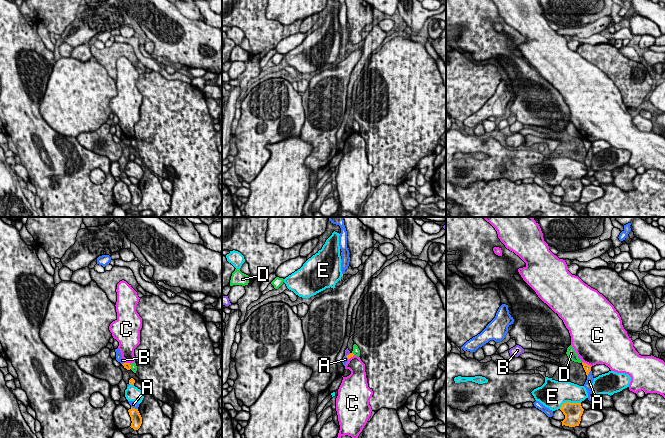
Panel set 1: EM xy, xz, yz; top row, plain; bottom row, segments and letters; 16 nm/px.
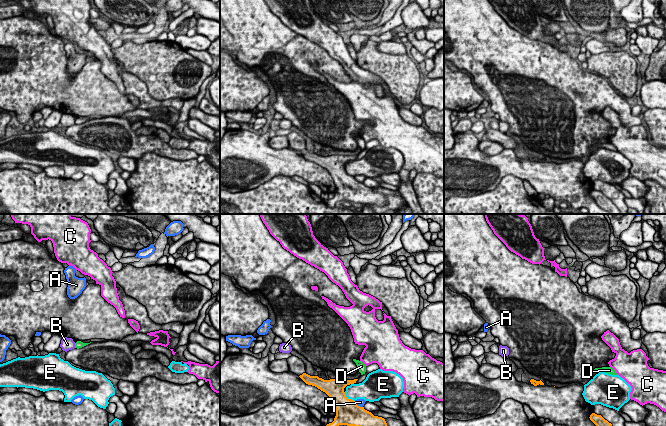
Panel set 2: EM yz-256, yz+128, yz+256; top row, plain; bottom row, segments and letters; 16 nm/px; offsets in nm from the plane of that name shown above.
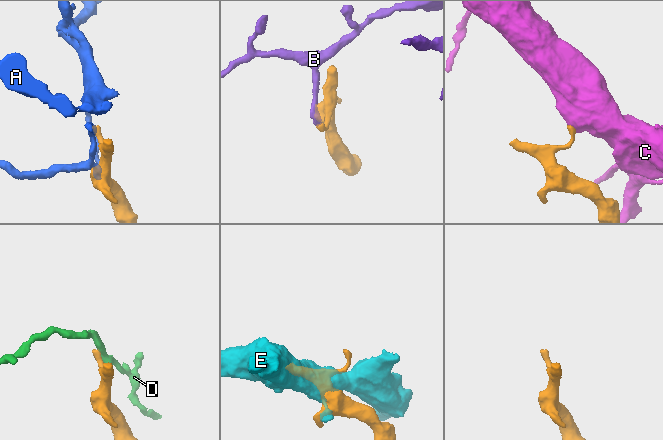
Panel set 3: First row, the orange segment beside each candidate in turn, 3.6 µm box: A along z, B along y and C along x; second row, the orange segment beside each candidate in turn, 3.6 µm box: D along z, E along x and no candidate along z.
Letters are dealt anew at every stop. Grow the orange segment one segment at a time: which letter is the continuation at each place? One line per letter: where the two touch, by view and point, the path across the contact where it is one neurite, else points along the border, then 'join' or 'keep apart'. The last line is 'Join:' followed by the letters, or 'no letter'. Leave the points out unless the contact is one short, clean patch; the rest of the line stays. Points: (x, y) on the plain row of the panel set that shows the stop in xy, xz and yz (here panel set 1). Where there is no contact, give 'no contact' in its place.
A: contact yz (588, 149); keep apart
B: contact xz (349, 130); border xz (350, 129), (346, 132); keep apart
C: contact yz (587, 140); keep apart
D: contact xy (130, 142); keep apart
E: contact yz (569, 178); keep apart
Join: no letter

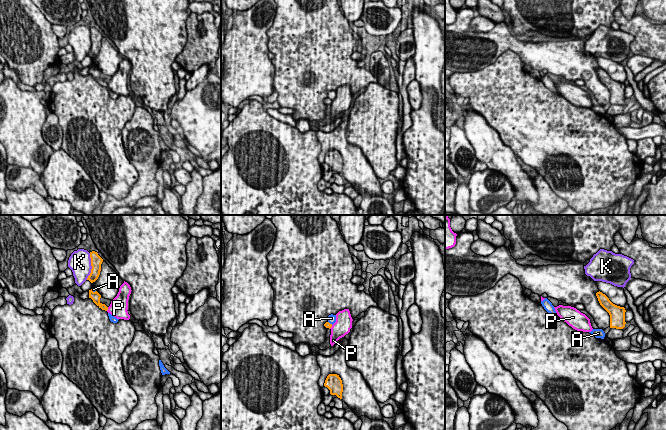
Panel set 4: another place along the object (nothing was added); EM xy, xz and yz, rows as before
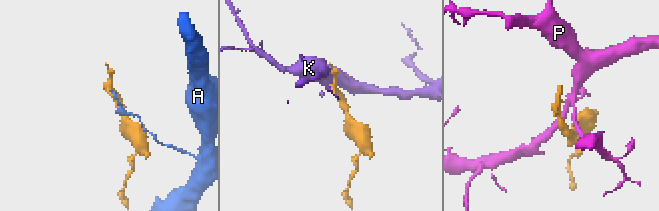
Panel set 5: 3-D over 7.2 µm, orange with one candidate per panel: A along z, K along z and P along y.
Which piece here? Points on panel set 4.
A: contact xy (92, 67); border xy (91, 65), (95, 67); keep apart
K: contact xy (91, 41); keep apart
P: contact xy (107, 85); border xy (108, 83), (106, 86); keep apart
Join: no letter

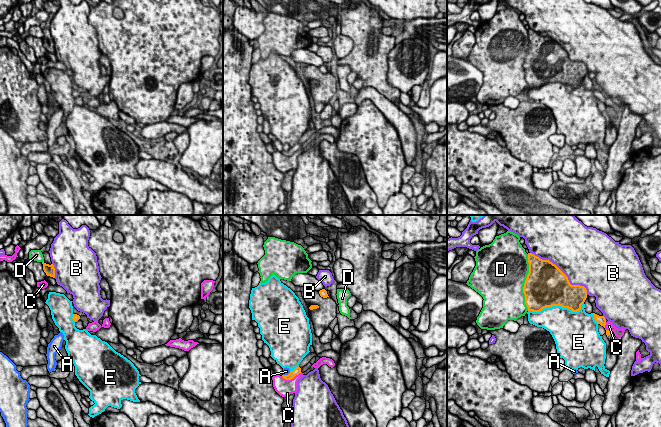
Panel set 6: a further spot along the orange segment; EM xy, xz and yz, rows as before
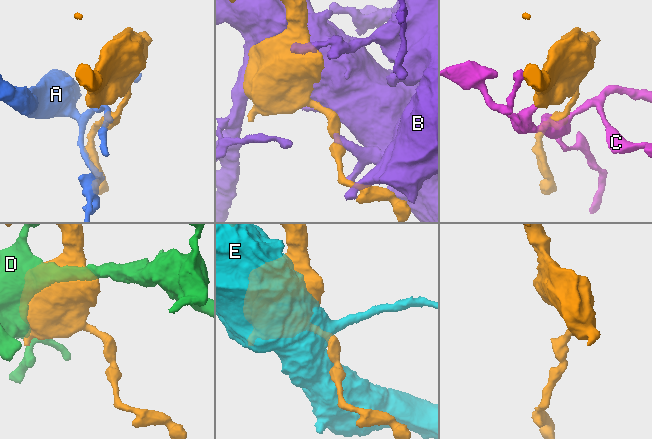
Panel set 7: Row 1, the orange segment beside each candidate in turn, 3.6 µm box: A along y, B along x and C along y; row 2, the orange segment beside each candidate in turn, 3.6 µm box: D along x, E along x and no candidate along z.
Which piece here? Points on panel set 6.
A: contact xz (286, 151); border xz (290, 147), (283, 151); keep apart
B: contact yz (562, 48); keep apart
C: contact xz (291, 154); border xz (301, 148), (290, 155), (284, 155), (281, 152); keep apart
D: contact yz (525, 58); keep apart
E: contact yz (557, 81); keep apart
Join: no letter

